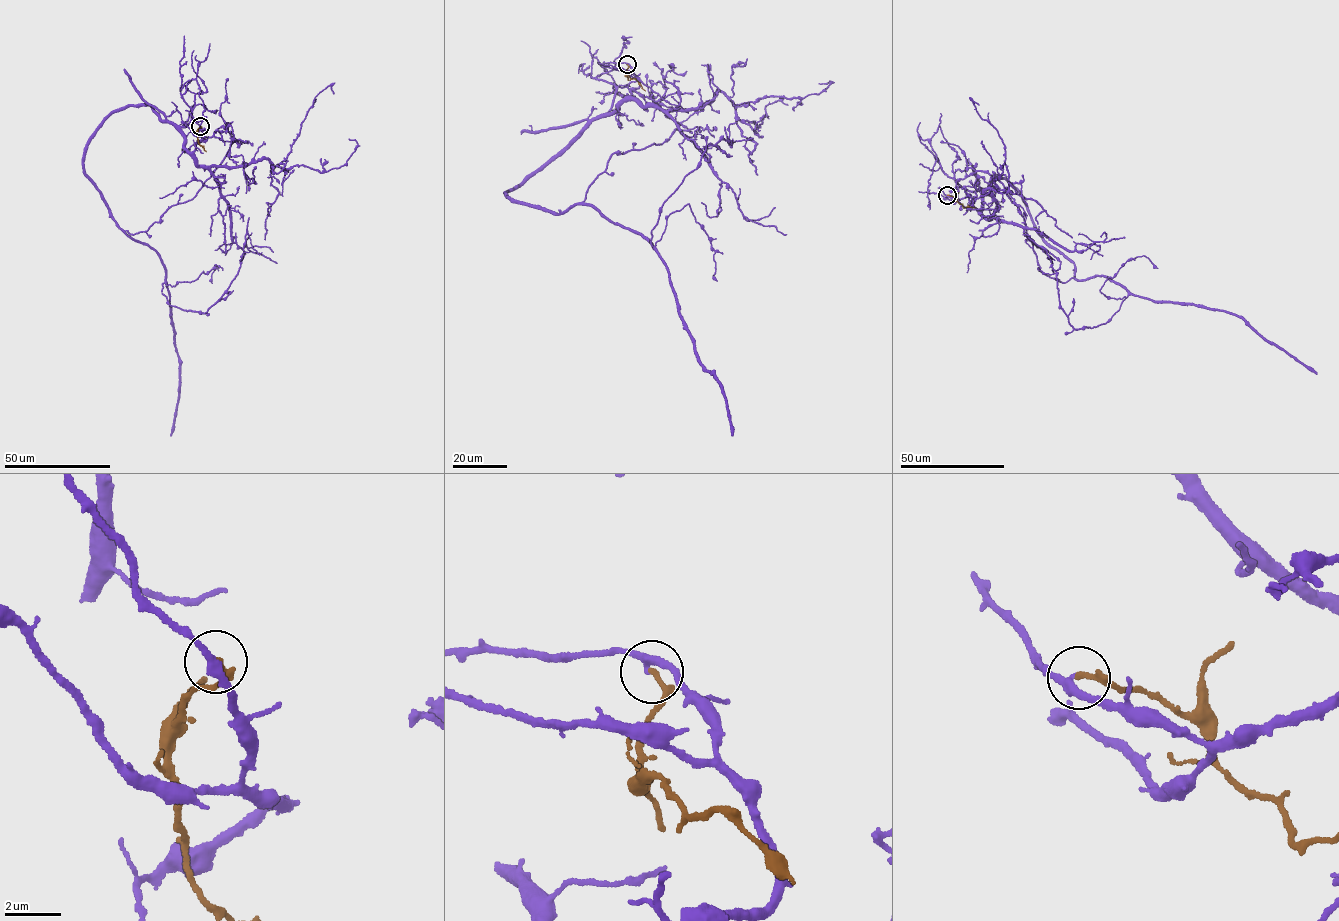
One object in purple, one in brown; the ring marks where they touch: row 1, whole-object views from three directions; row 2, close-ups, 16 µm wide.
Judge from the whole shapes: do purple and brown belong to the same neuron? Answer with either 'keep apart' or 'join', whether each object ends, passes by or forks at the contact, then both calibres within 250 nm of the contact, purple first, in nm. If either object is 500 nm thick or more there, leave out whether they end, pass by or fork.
keep apart; purple passes by; brown ends; calibres 260 and 200 nm

